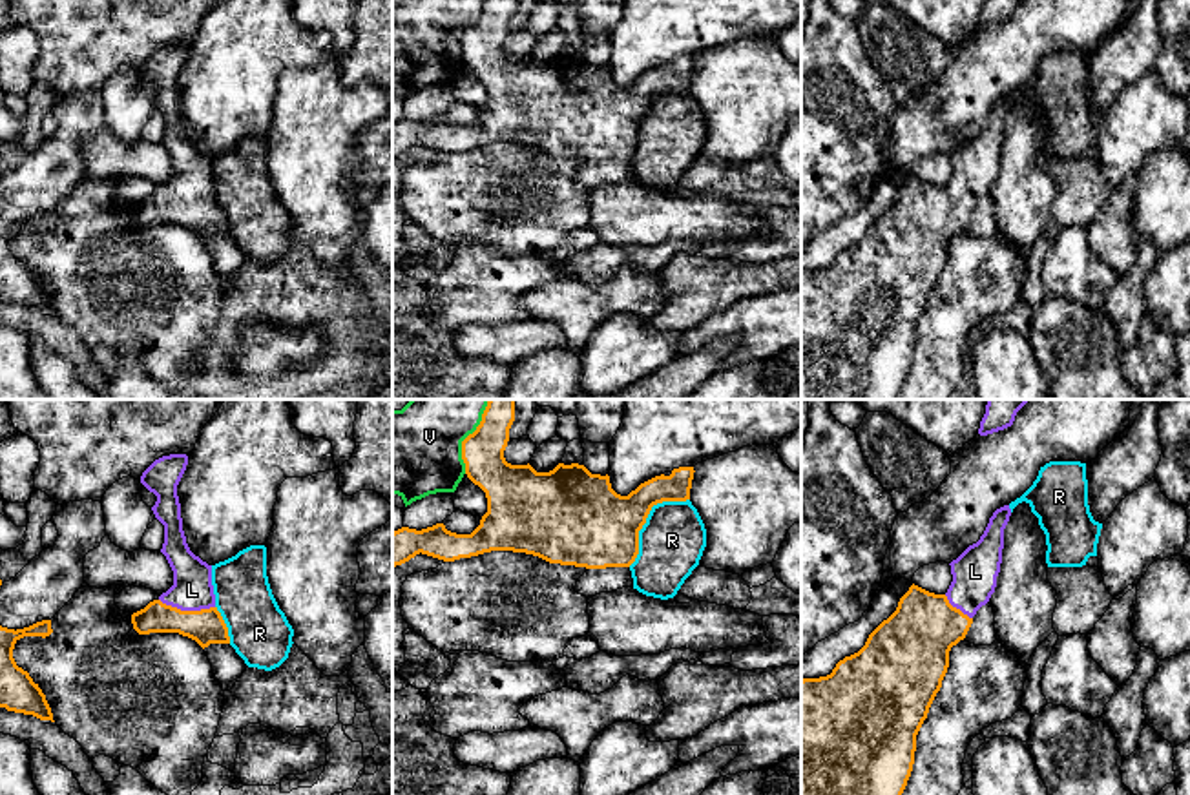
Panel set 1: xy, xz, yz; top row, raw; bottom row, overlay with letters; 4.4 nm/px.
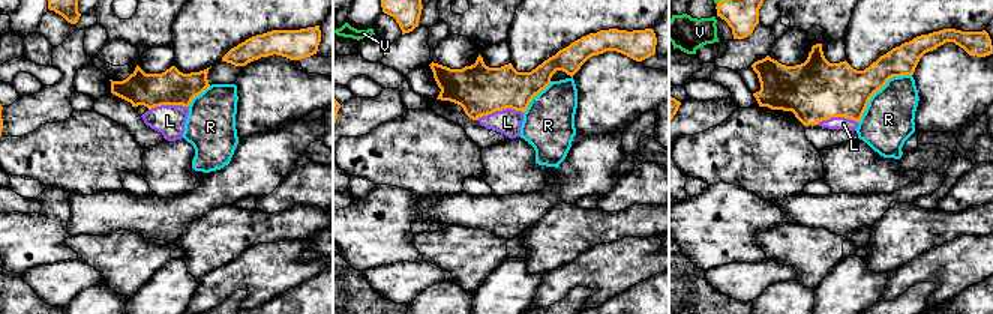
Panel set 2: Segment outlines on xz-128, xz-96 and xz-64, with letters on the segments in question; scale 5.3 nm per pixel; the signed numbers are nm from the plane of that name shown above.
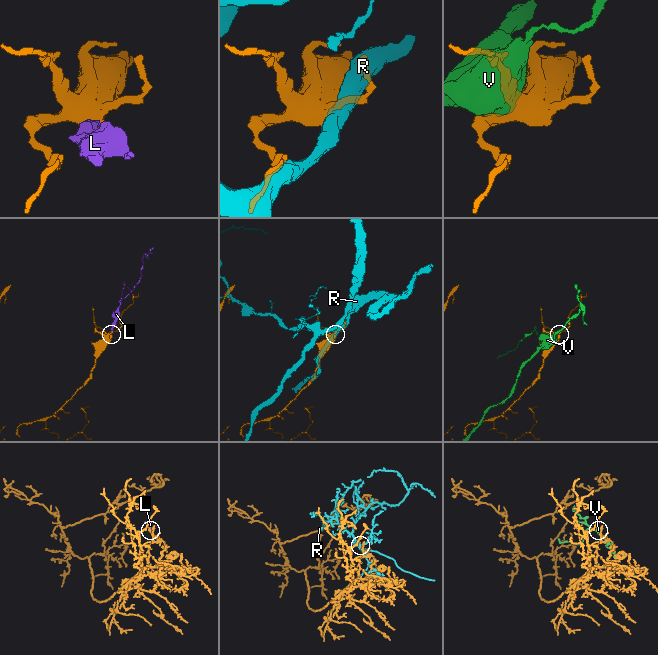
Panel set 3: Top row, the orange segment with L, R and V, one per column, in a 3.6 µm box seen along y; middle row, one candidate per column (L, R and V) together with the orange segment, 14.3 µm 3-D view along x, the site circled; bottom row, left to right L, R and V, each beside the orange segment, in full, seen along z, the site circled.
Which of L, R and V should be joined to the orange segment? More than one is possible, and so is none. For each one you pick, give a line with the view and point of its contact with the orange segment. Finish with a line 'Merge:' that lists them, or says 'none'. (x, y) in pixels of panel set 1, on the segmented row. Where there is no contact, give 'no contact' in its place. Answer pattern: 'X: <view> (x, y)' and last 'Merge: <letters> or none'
L: xy (187, 611)
Merge: L

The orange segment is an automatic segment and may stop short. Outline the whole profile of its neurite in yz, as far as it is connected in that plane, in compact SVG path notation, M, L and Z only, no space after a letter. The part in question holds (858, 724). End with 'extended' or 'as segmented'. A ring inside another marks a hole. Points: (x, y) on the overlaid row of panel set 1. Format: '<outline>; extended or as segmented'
M1011 509L993 512L980 540L953 560L945 594L911 585L865 645L830 675L801 680L801 795L902 795L914 764L916 735L942 687L949 651L995 593Z; extended

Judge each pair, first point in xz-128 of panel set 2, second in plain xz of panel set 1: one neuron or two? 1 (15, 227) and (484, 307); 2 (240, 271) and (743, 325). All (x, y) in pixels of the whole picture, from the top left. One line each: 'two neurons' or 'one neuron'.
1: one neuron
2: one neuron

